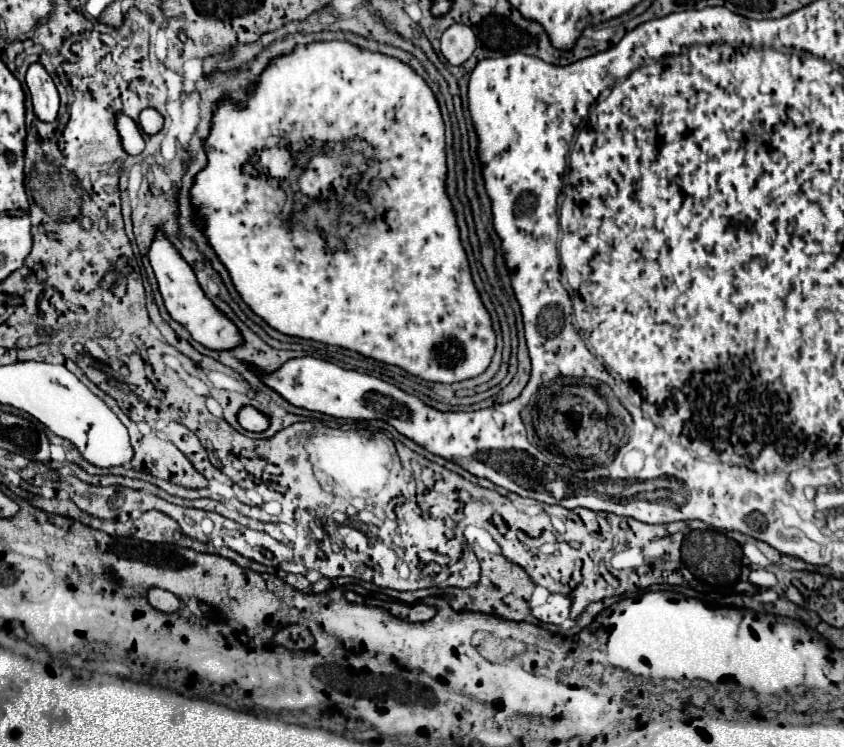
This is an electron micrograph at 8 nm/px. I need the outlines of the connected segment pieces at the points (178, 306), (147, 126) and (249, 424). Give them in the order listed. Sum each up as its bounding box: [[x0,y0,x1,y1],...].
[[148,230,244,352],[140,108,164,134],[238,406,268,432]]

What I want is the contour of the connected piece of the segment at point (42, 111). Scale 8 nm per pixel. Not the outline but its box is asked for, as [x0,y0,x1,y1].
[26,64,60,122]

